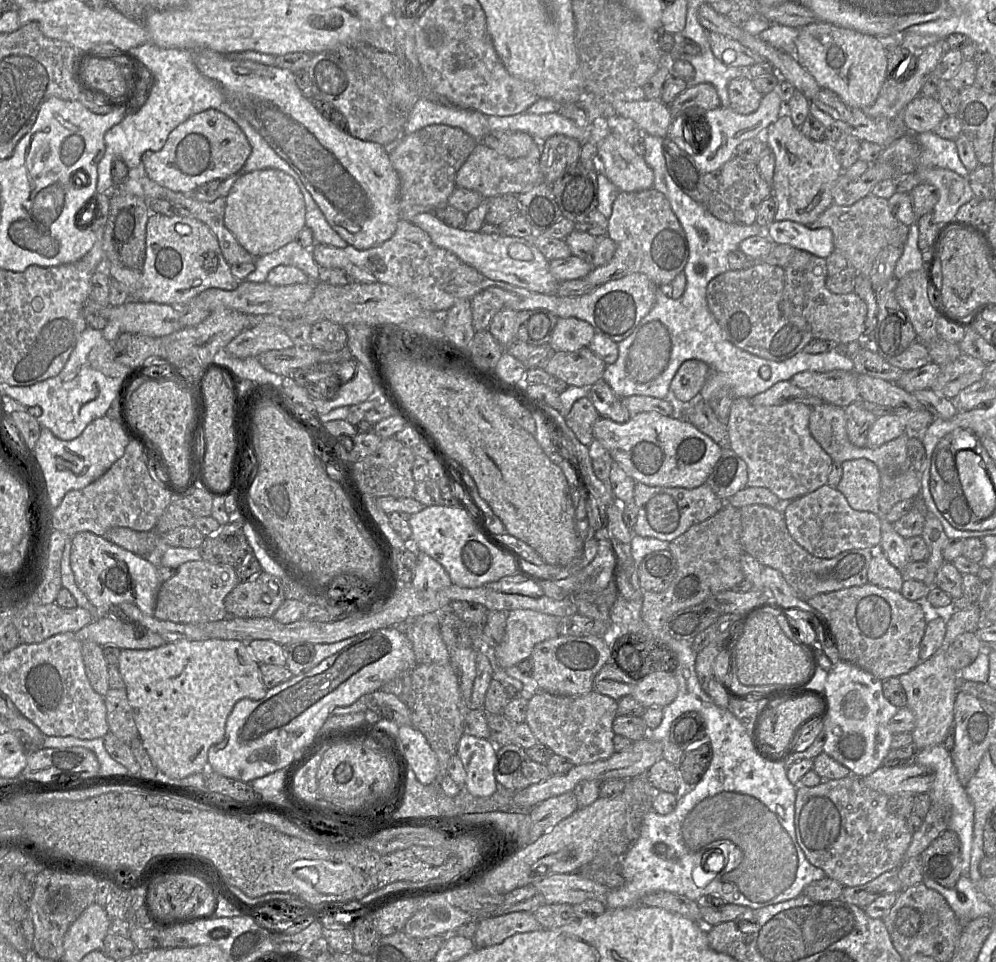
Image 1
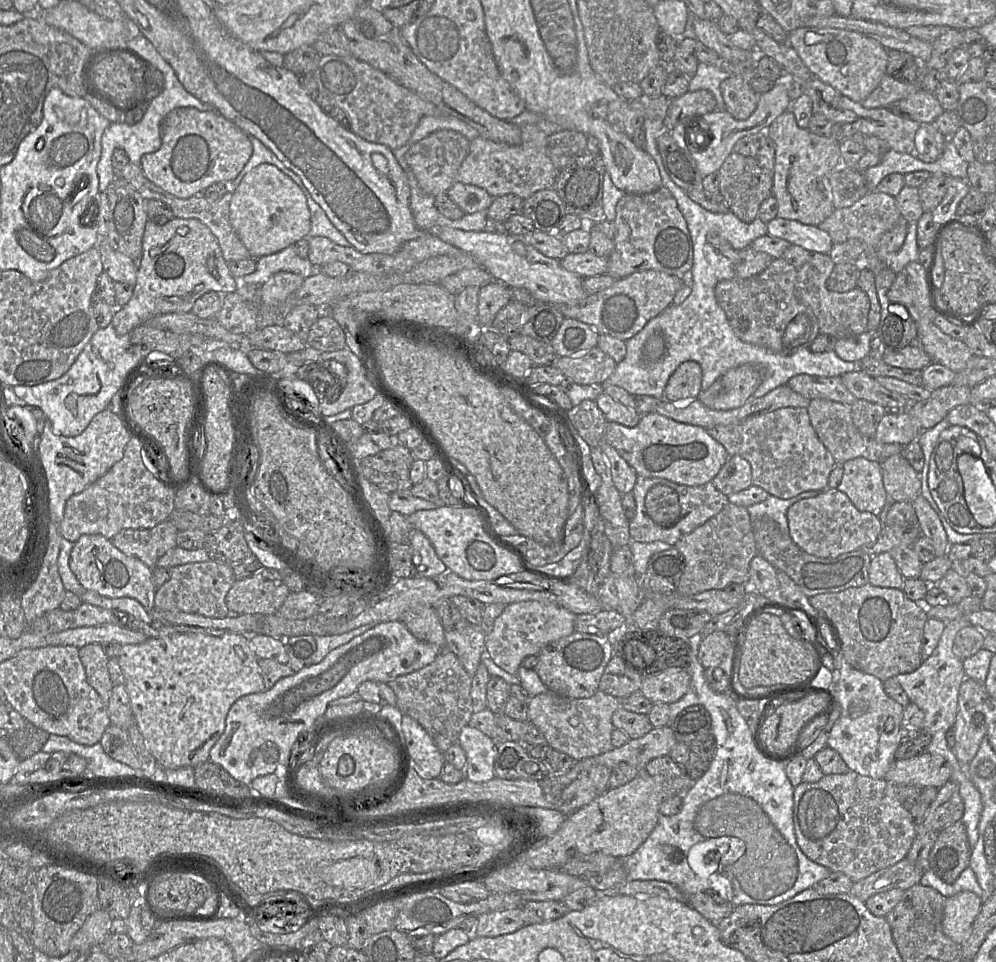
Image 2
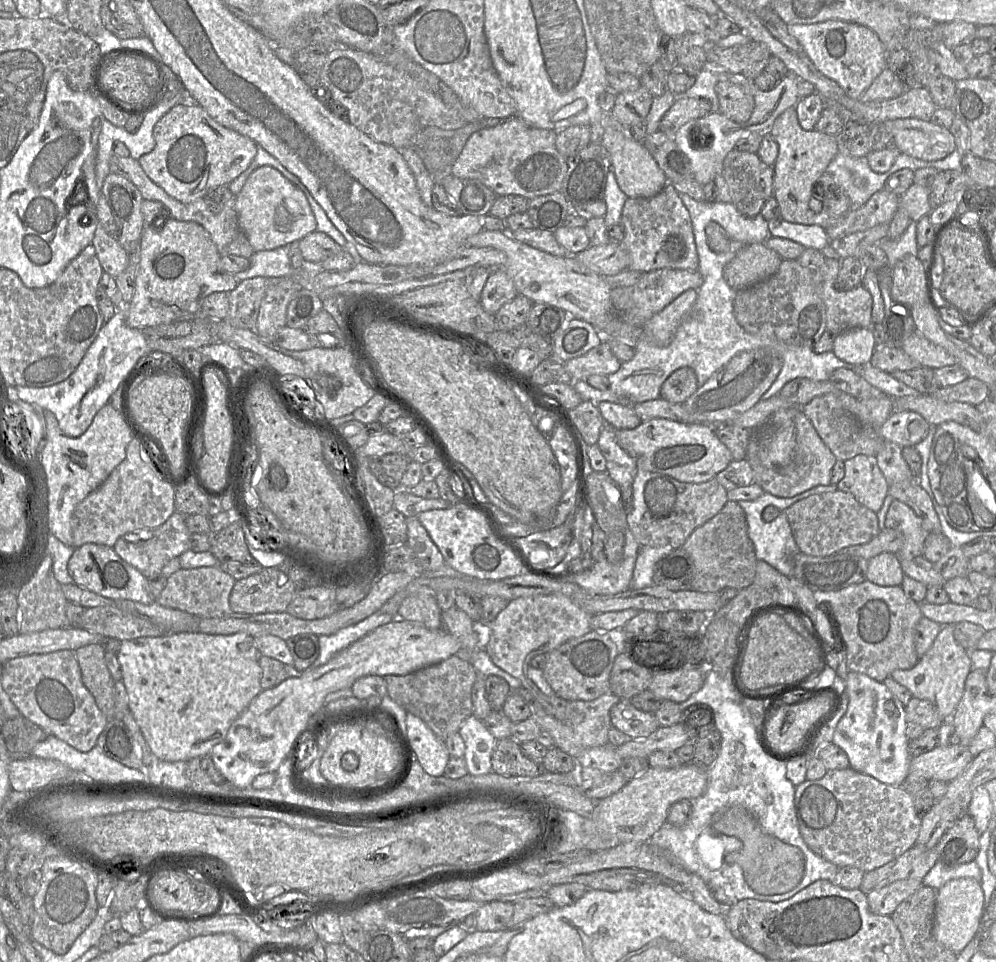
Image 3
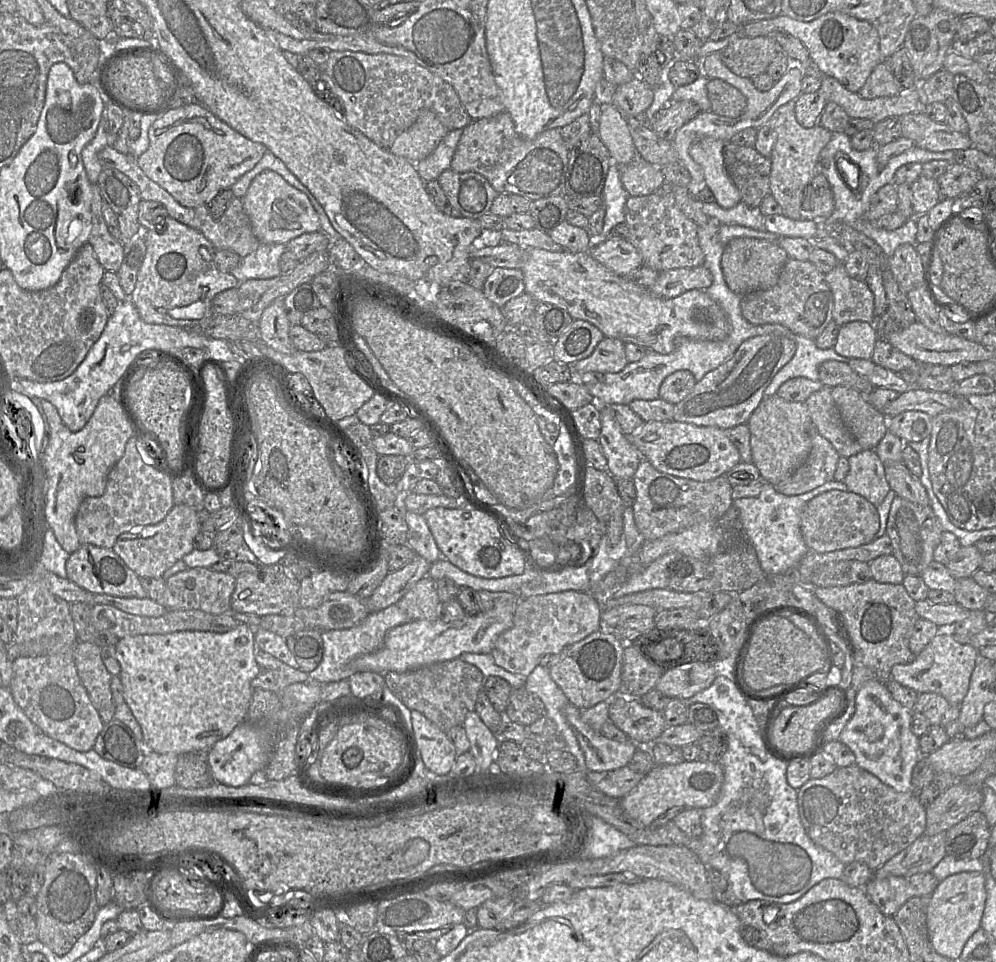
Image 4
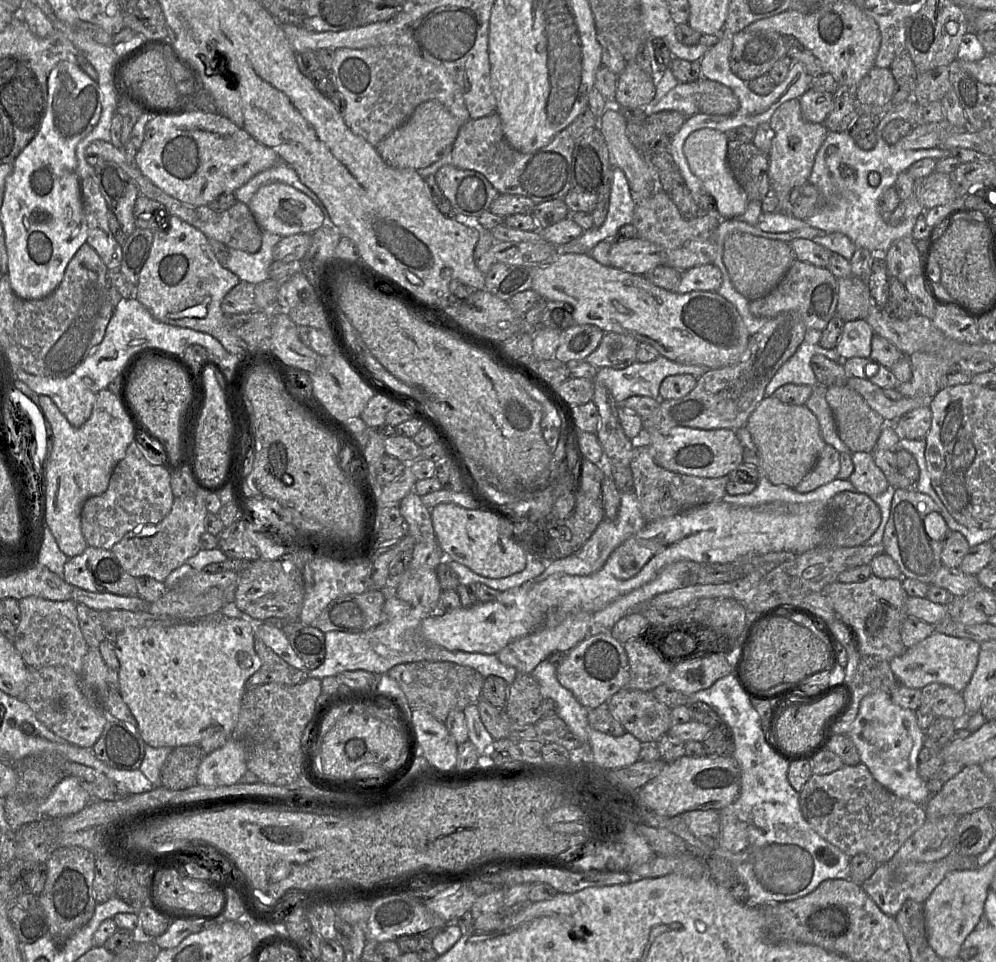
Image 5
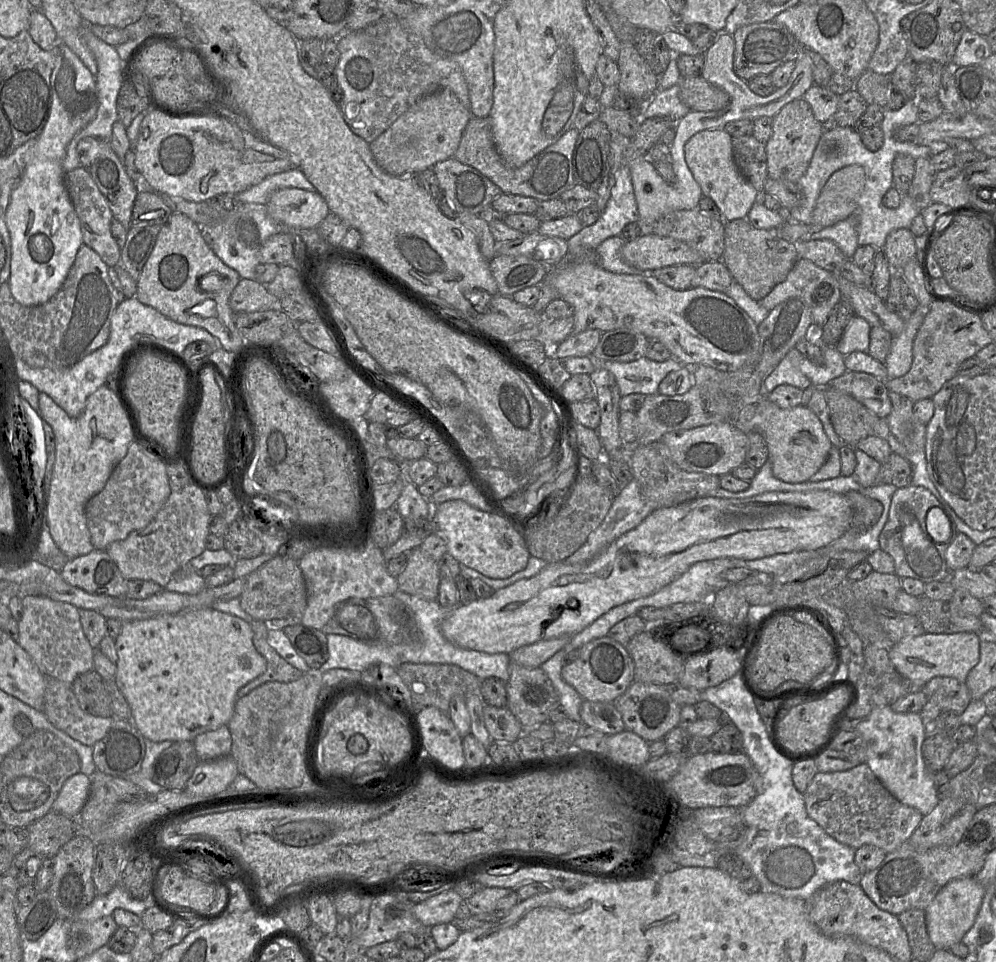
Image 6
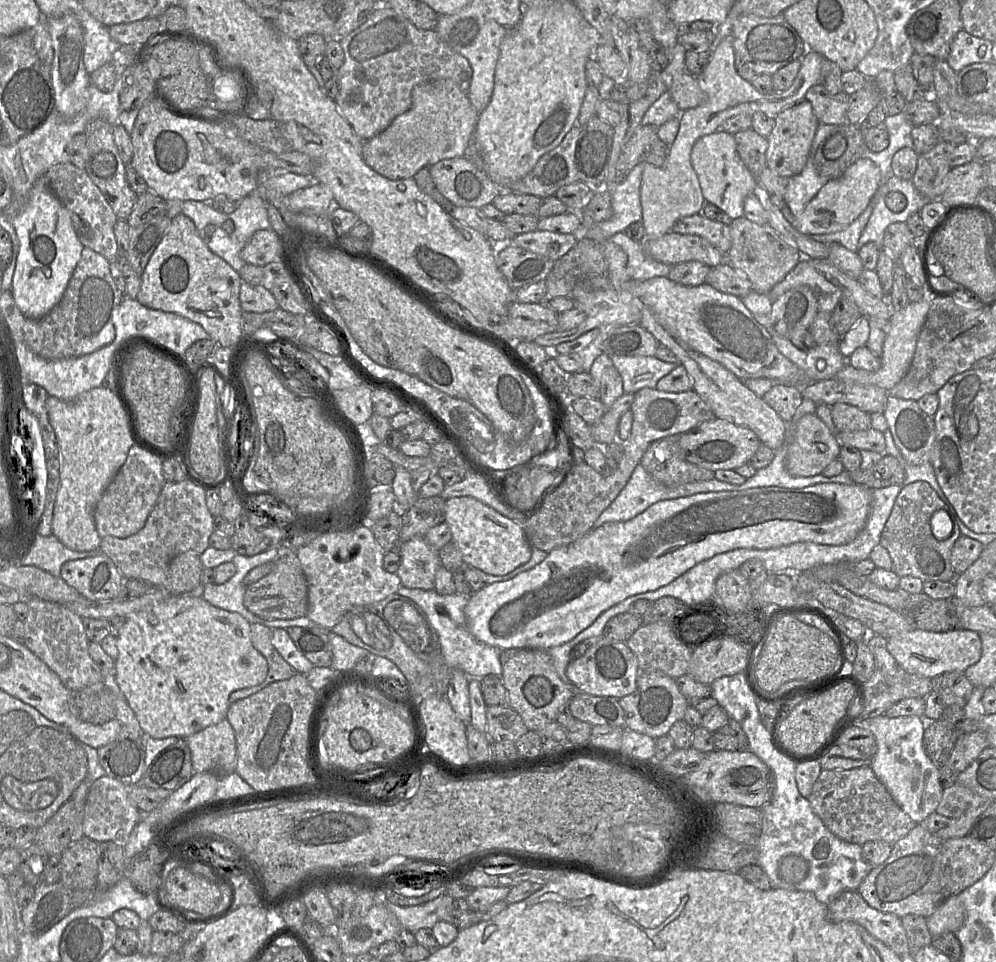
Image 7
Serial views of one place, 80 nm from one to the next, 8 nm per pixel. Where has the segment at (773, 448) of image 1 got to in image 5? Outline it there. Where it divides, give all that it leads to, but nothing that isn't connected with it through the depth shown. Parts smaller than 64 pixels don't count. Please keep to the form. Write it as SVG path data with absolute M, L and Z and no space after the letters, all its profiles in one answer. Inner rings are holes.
M826 444L815 466L794 488L797 492L812 491L837 478L840 470L840 452Z

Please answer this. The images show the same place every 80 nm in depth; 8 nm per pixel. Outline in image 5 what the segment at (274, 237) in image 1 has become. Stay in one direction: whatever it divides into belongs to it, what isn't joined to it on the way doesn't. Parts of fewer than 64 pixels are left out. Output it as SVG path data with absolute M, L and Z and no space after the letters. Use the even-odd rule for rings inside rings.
M271 182L261 186L247 204L261 230L289 236L296 233L312 233L323 225L324 214L310 197L283 182Z

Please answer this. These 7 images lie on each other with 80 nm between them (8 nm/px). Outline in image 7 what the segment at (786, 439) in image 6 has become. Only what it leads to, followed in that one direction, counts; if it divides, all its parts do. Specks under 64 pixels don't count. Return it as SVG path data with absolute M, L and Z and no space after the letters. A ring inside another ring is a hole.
M806 414L799 419L788 439L785 467L795 477L811 477L821 474L835 459L839 458L841 443L831 433L826 424L815 414Z

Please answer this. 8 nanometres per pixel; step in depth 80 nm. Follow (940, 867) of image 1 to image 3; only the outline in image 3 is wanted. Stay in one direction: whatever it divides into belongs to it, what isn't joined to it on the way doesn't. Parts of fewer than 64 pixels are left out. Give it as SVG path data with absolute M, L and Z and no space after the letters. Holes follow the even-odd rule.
M967 813L946 830L935 846L938 861L957 867L975 860L980 835L973 818Z

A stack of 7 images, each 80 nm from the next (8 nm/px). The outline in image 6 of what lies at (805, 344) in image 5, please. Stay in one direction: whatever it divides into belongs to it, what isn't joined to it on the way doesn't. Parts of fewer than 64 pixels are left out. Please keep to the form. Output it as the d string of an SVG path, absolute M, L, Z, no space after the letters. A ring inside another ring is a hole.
M793 350L779 363L777 368L765 379L761 387L761 396L766 398L777 386L788 384L805 390L813 385L810 379L802 373L799 363L803 354Z

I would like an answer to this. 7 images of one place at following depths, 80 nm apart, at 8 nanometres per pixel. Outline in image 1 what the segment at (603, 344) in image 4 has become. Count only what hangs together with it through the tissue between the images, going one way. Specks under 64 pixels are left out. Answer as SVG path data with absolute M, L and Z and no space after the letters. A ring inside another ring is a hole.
M583 347L574 352L555 352L544 370L568 385L584 387L603 379L606 366L591 349Z

